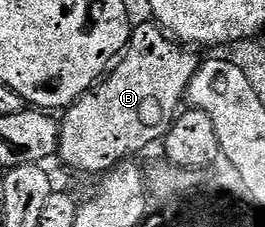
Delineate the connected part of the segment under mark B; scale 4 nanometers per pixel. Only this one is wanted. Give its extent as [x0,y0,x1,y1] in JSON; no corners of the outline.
[57,19,200,175]

